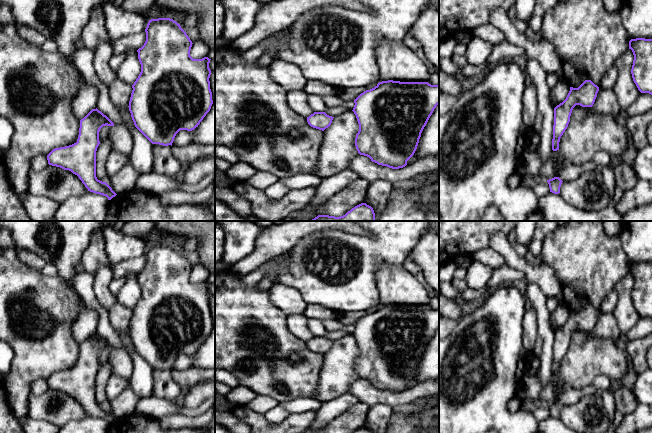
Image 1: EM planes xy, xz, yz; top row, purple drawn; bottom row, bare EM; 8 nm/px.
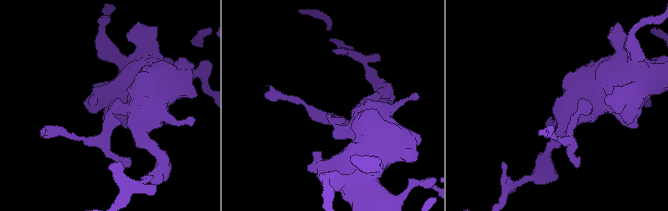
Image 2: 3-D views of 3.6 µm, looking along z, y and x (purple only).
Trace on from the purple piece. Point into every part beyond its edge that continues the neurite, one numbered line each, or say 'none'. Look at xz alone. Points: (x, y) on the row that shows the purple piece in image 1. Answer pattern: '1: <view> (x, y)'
none

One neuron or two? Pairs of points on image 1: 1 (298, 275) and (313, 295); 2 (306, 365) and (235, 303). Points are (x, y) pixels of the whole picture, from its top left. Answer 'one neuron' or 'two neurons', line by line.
1: one neuron
2: one neuron

